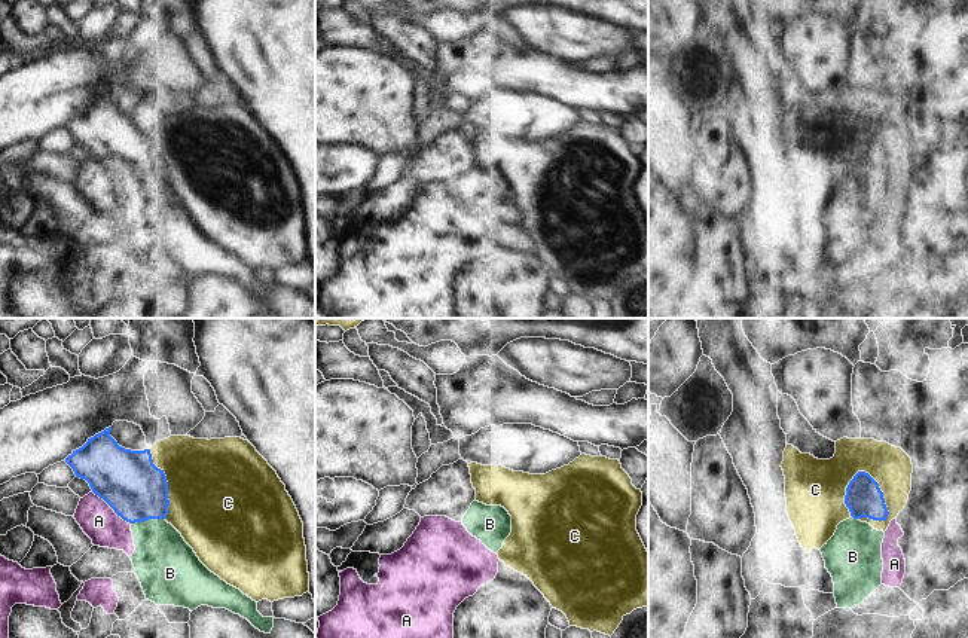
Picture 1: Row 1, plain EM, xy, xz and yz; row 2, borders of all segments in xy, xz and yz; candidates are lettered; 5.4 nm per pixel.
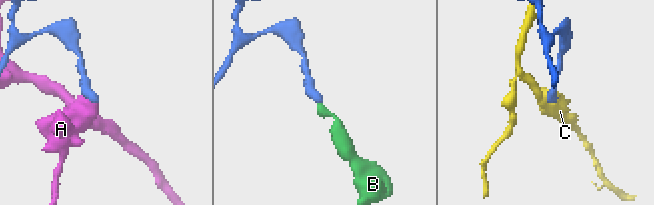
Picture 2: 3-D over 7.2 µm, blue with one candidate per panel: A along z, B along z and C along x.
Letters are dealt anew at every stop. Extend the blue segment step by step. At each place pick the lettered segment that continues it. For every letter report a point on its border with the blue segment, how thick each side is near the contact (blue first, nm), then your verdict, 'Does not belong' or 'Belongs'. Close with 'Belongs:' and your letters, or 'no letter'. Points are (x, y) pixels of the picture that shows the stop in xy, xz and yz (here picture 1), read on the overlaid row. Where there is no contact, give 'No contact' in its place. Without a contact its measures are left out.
A: Touches blue at xy (112, 507). Thickness 340 nm (blue) against 200 nm. Does not belong
B: Touches blue at xy (147, 519). Thickness 340 nm (blue) against 320 nm. Belongs
C: Touches blue at yz (882, 492). Thickness 200 nm (blue) against 220 nm. Does not belong
Belongs: B.

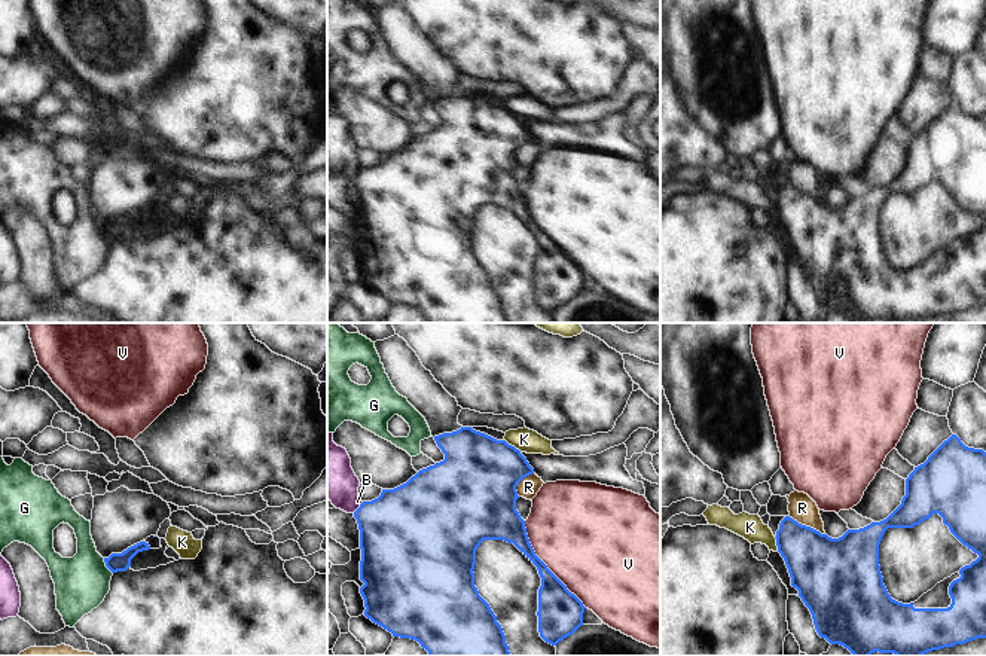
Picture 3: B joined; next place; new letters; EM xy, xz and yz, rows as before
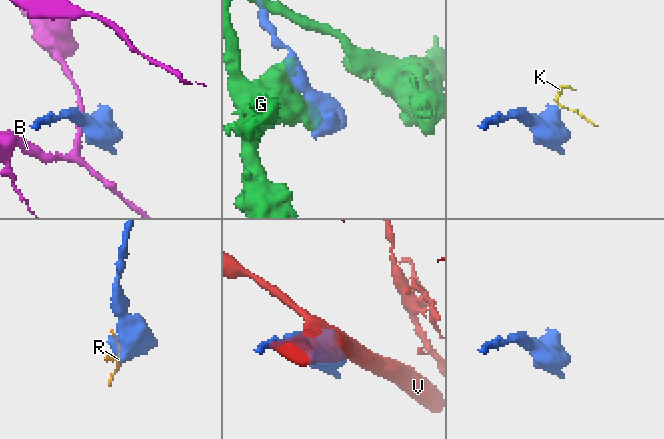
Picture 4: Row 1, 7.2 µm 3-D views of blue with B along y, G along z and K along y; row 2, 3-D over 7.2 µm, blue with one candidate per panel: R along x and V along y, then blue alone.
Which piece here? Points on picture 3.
B: Touches blue at xz (359, 507). Thickness 420 nm (blue) against 260 nm. Does not belong
G: Touches blue at xy (106, 566). Thickness 100 nm (blue) against 300 nm. Does not belong
K: Touches blue at xz (513, 447). Thickness 420 nm (blue) against 130 nm. Does not belong
R: Touches blue at yz (805, 525). Thickness 340 nm (blue) against 150 nm. Does not belong
V: Touches blue at xz (545, 564). Thickness 220 nm (blue) against 500 nm. Does not belong
Belongs: no letter.

